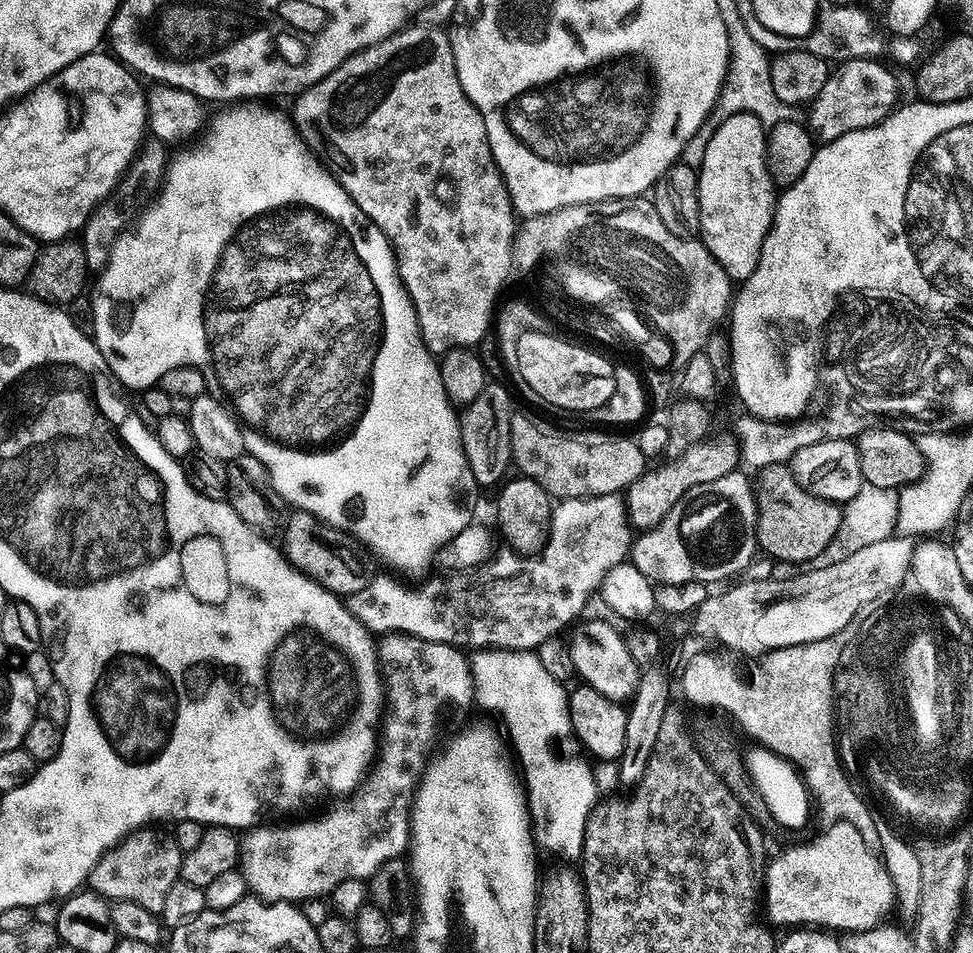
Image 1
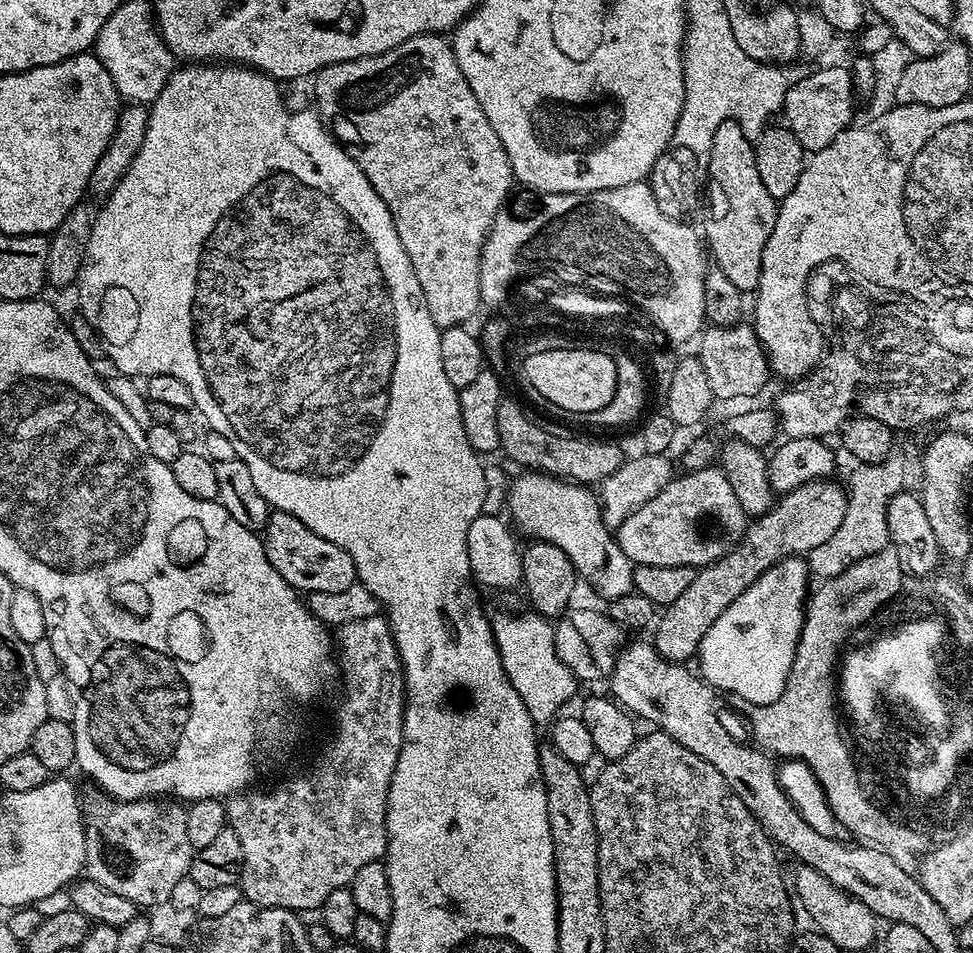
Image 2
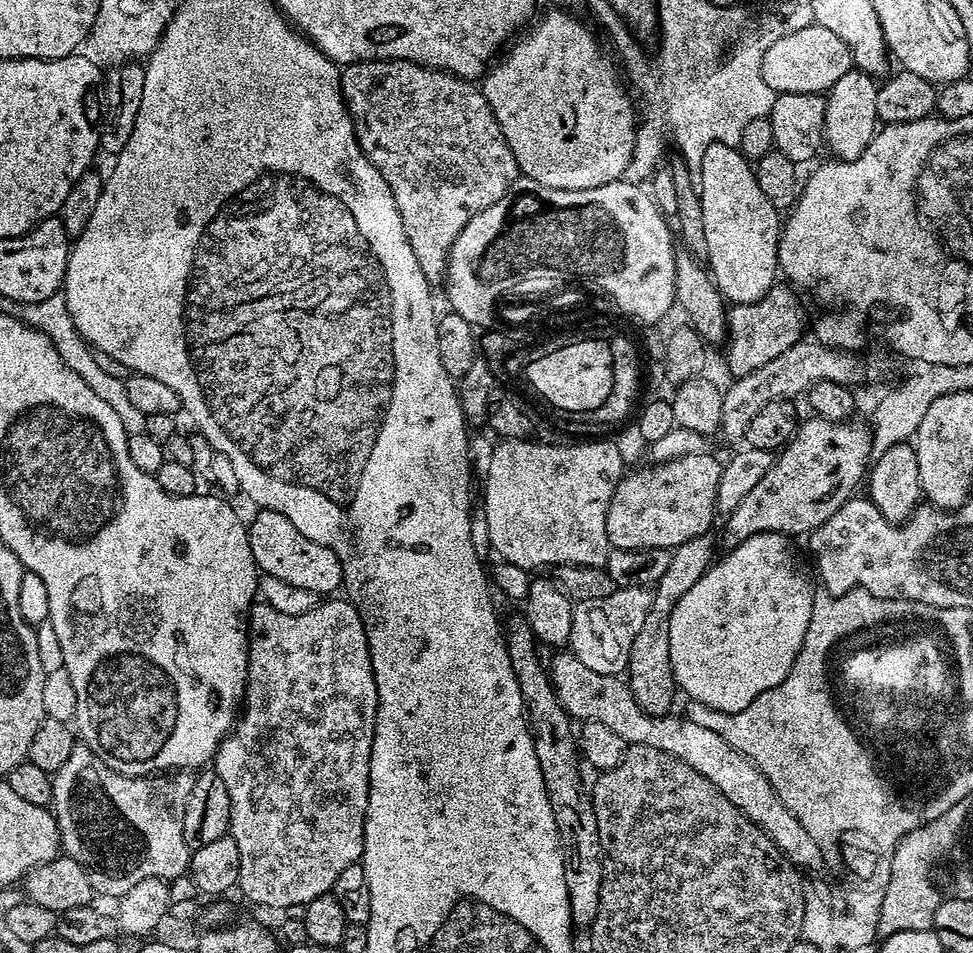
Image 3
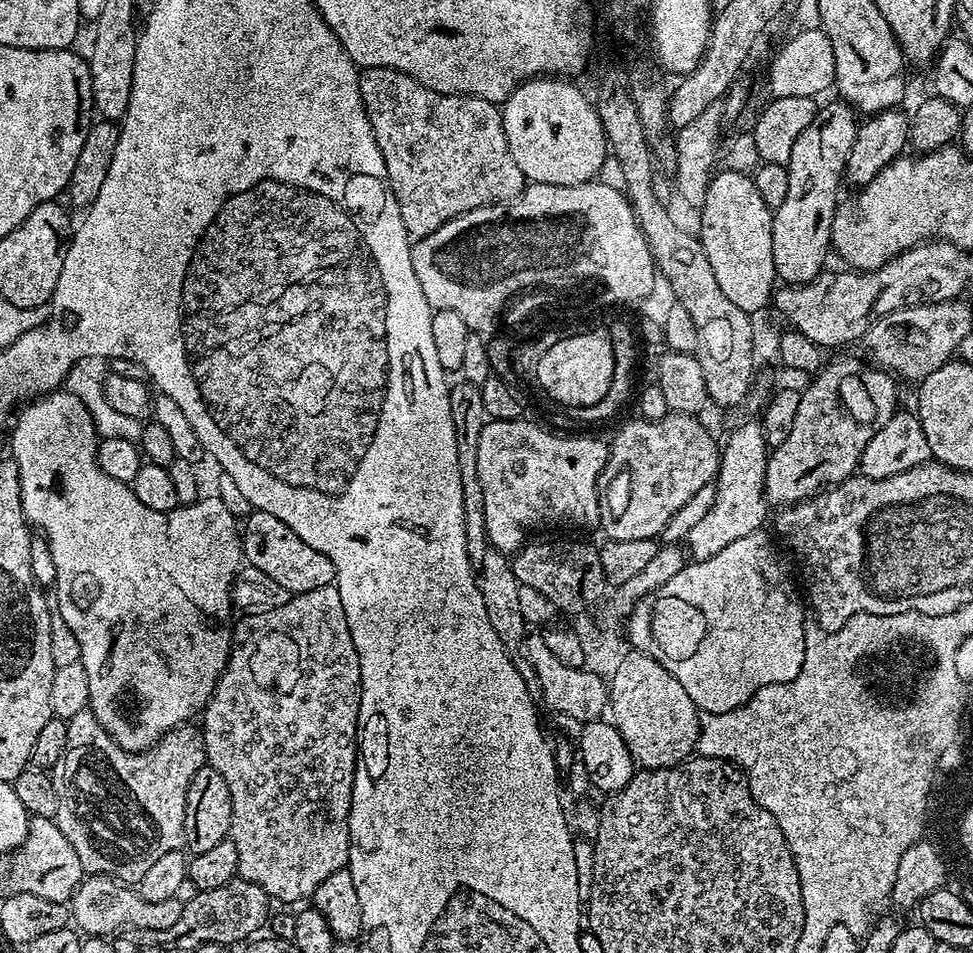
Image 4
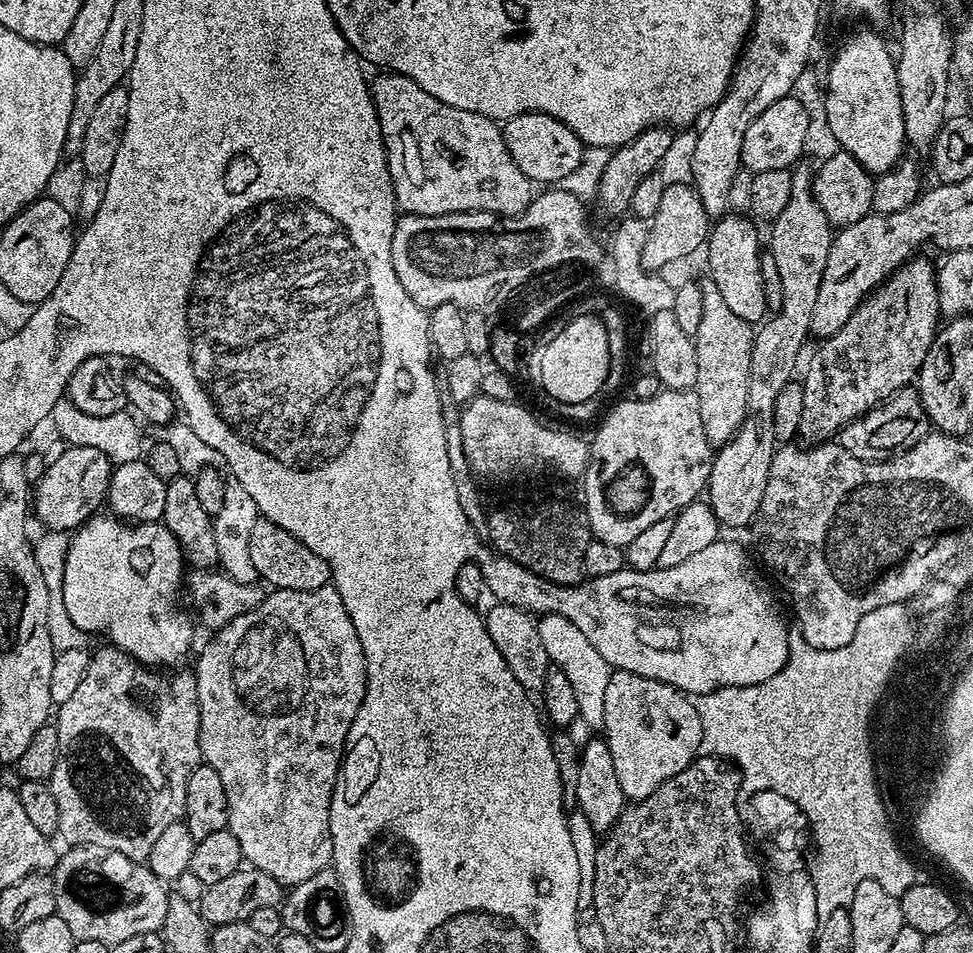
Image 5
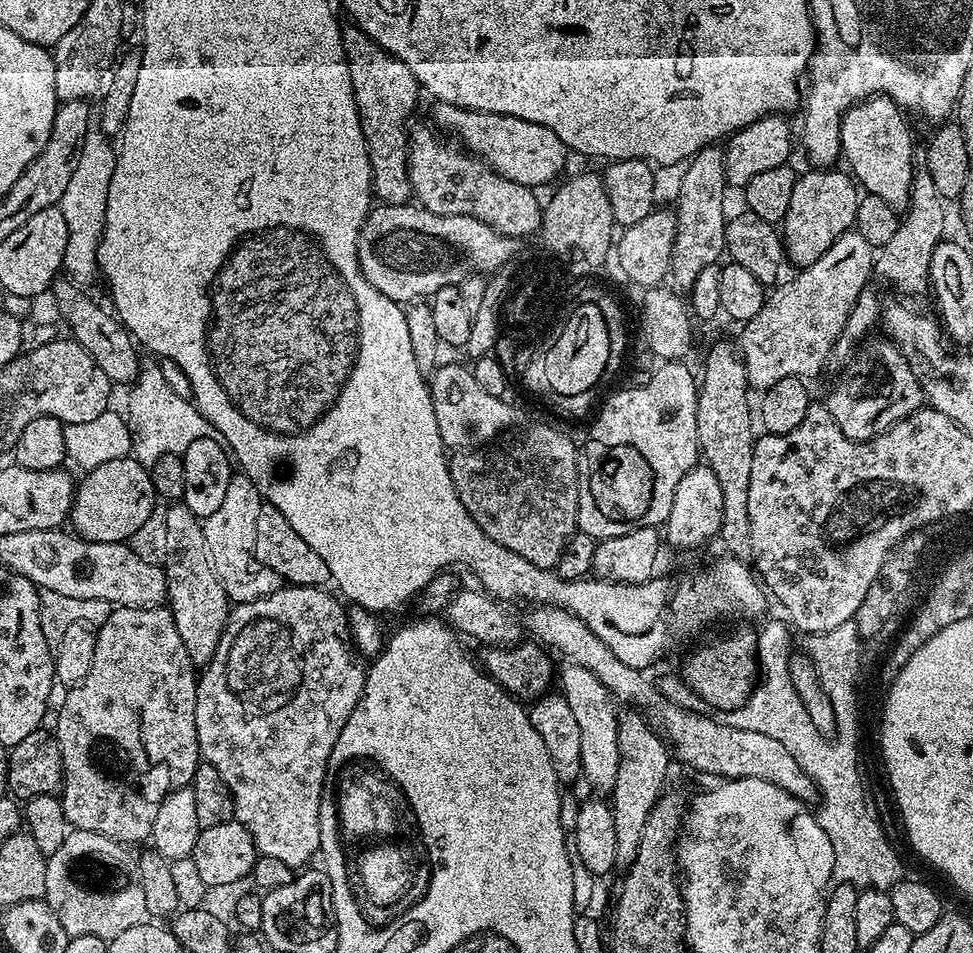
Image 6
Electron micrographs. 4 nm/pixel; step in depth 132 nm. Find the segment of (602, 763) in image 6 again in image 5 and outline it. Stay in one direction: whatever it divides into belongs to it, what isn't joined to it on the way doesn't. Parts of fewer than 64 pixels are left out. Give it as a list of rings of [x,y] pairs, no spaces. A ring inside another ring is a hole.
[[[545,613],[539,617],[537,624],[549,661],[560,668],[570,681],[570,686],[574,690],[574,699],[578,702],[579,719],[582,724],[584,720],[588,728],[603,729],[606,686],[609,685],[614,670],[602,654],[591,645],[589,638],[579,630],[577,624],[570,622],[564,615]]]

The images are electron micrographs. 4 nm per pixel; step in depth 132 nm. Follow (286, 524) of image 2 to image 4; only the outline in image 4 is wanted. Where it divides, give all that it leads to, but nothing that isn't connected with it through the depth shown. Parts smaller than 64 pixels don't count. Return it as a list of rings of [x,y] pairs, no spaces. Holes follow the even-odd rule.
[[[249,511],[242,524],[242,556],[251,567],[262,570],[262,574],[286,586],[289,594],[318,590],[336,582],[334,562],[330,562],[326,554],[314,550],[314,546],[306,546],[306,542],[302,542],[282,518],[274,518],[274,514]]]

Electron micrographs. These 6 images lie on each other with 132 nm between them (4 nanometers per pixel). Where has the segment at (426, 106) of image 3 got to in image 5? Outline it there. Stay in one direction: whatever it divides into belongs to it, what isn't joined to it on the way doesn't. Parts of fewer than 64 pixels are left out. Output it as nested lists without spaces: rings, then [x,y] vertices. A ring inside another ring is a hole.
[[[380,74],[370,84],[376,103],[378,122],[388,155],[388,169],[394,186],[399,211],[414,216],[445,216],[455,212],[493,212],[495,216],[517,216],[532,204],[533,181],[518,170],[518,162],[510,158],[501,125],[474,110],[458,110],[434,94],[426,94],[418,82],[405,76]]]

